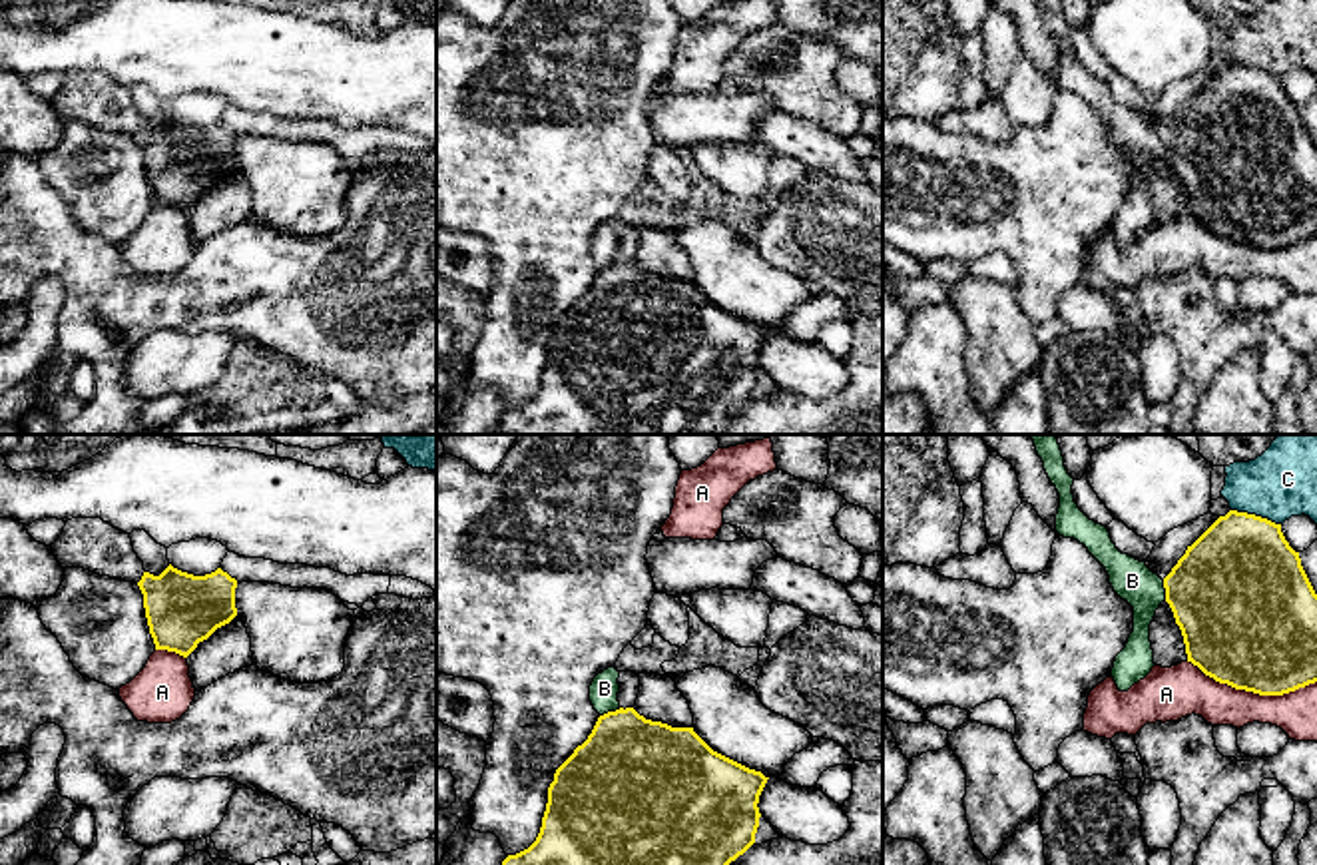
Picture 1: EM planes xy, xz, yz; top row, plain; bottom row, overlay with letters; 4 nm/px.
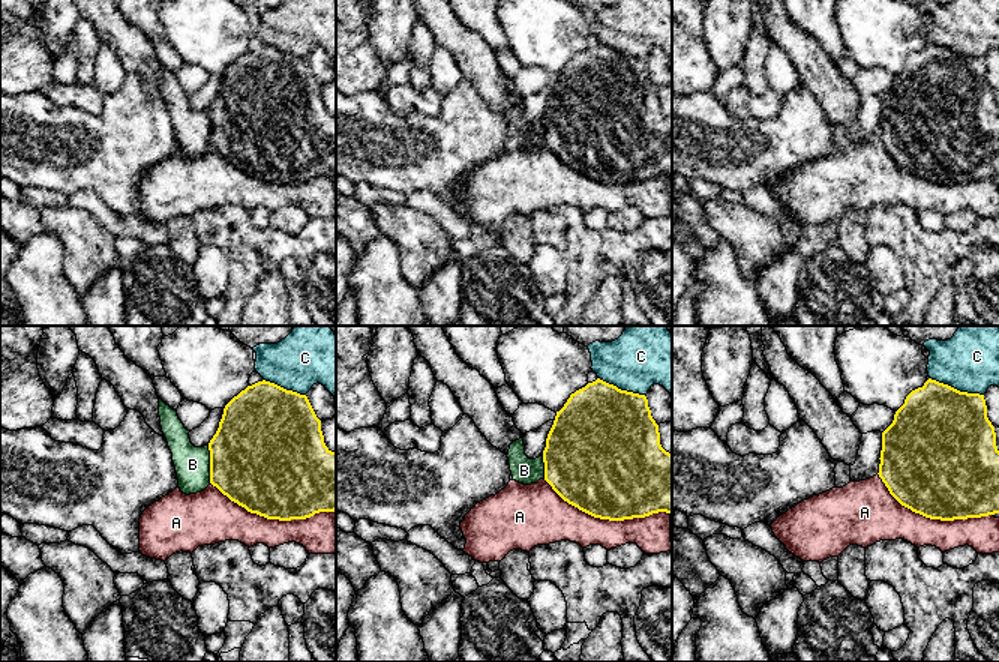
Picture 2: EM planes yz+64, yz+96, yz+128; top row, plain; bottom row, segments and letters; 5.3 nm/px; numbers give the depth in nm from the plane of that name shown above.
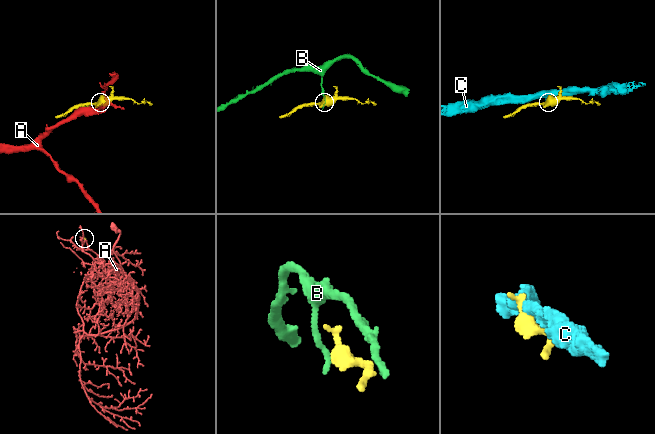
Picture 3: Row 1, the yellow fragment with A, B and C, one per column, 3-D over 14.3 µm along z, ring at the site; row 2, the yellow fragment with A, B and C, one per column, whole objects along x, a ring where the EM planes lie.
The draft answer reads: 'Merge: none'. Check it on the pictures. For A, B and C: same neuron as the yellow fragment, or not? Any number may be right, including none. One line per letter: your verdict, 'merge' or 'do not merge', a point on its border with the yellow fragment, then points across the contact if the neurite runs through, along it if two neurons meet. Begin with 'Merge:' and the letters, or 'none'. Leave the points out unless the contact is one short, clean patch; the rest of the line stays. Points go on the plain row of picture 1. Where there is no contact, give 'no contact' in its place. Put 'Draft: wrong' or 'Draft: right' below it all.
Merge: none
A: do not merge | yz (1252, 244)
B: do not merge | xz (610, 266) | along xz (620, 262), (600, 270)
C: do not merge | yz (1254, 68)
Draft: right

